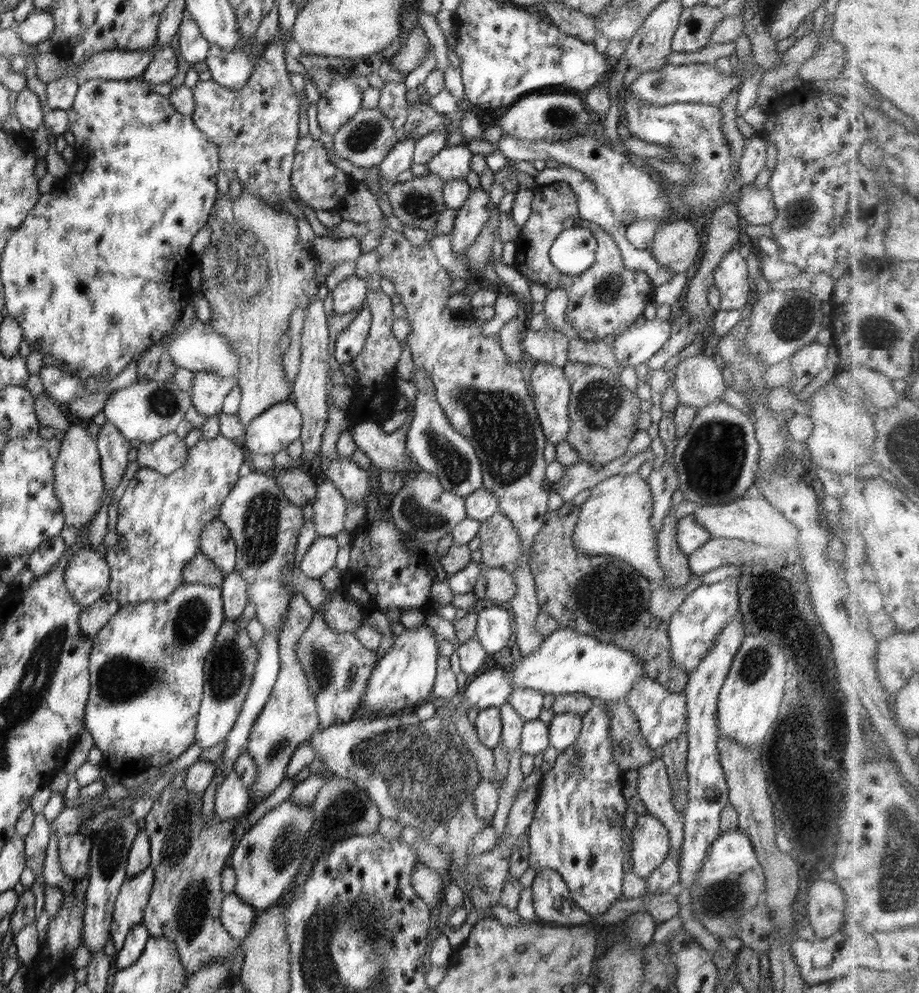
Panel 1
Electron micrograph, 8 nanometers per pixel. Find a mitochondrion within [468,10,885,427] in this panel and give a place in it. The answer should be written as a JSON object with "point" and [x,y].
{"point":[794,319]}

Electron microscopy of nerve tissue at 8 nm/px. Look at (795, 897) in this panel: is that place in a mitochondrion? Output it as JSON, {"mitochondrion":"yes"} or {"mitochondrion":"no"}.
{"mitochondrion":"no"}

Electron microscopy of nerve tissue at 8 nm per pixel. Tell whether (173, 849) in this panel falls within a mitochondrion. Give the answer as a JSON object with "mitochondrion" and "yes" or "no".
{"mitochondrion":"yes"}

